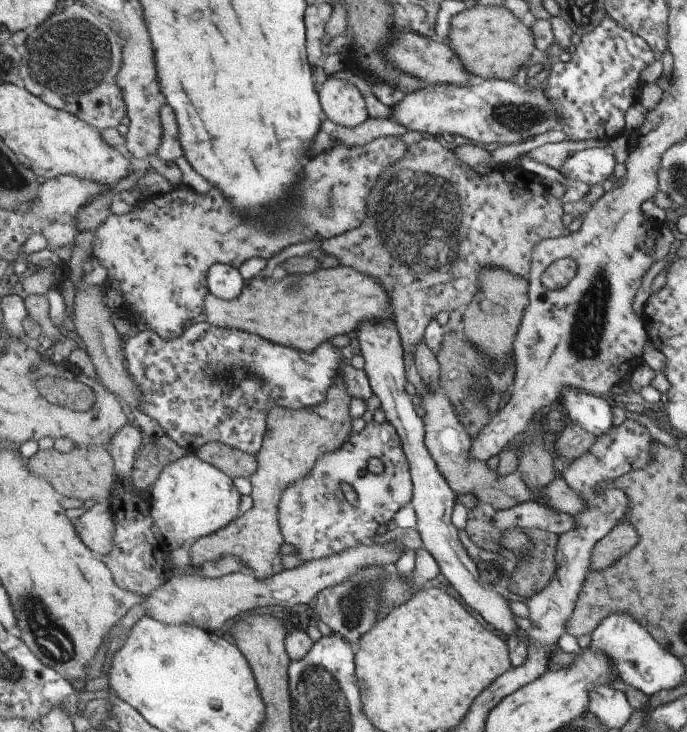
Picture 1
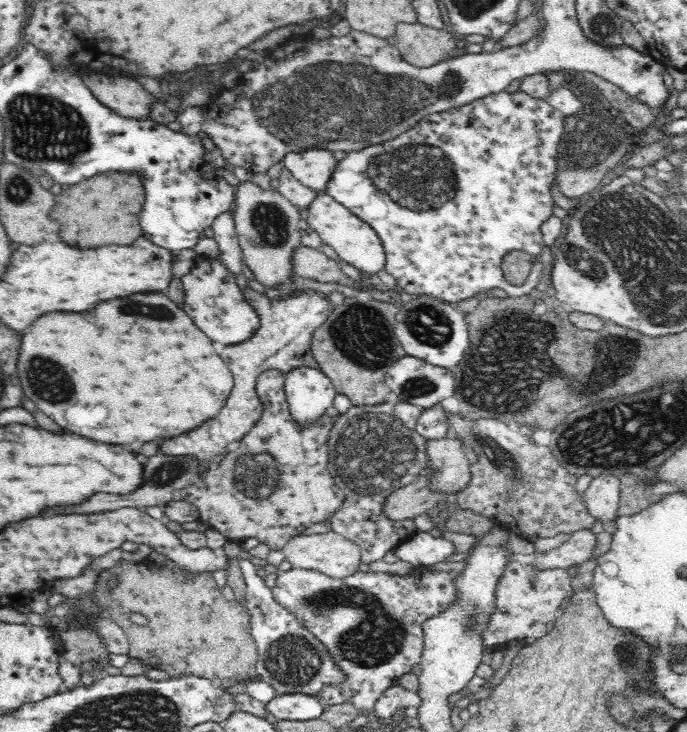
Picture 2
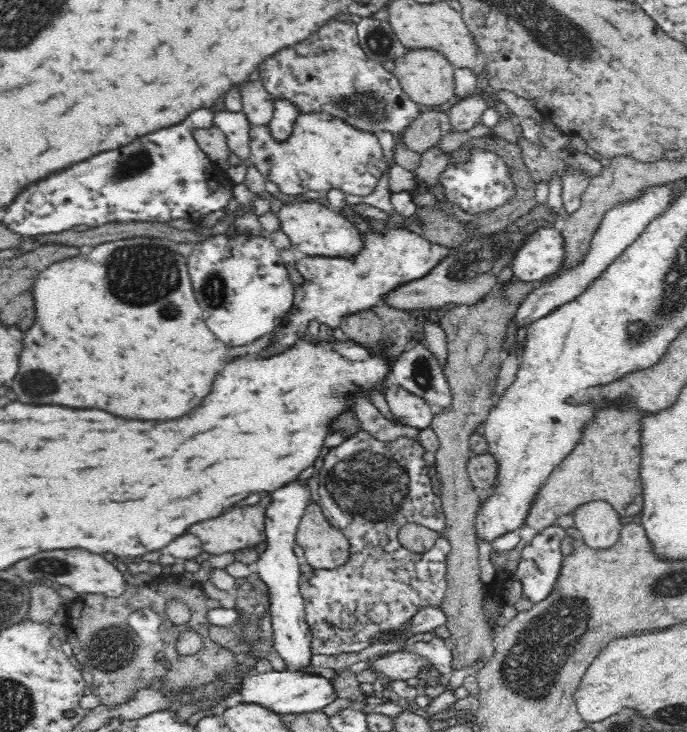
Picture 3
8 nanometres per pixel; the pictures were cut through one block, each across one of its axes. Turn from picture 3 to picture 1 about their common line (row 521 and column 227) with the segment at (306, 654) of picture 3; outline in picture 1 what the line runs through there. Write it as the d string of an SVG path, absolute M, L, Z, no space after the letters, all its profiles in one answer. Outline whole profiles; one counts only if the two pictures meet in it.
M215 263L208 274L210 292L223 300L235 300L241 296L247 280L233 265Z

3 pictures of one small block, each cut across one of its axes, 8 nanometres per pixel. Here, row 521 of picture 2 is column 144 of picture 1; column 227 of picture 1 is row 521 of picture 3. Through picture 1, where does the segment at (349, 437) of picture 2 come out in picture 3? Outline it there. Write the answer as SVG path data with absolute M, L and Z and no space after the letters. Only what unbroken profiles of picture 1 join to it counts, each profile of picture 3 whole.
M360 430L348 438L346 442L342 442L340 446L332 448L328 452L328 456L324 458L324 466L320 468L320 476L318 476L318 496L320 499L316 502L320 505L324 516L328 519L328 522L343 531L347 535L350 543L350 560L338 568L332 571L326 569L315 569L310 574L308 581L301 581L300 590L304 597L305 602L305 619L308 623L310 632L312 633L311 651L312 654L326 654L326 656L336 656L342 654L342 652L360 652L369 647L368 640L373 635L380 634L381 631L396 630L398 626L402 626L404 622L408 622L416 612L426 607L439 607L444 598L444 592L446 592L446 566L447 555L450 553L450 545L448 541L442 537L436 540L436 546L424 554L414 554L414 552L408 552L406 548L400 546L398 542L398 528L402 528L404 524L408 522L416 522L416 524L422 524L434 532L441 532L444 528L445 516L443 513L443 506L441 505L440 496L436 495L431 484L431 478L428 475L429 466L424 462L424 453L426 450L420 445L418 438L398 438L393 442L380 442L376 440L374 436L370 436L366 430Z

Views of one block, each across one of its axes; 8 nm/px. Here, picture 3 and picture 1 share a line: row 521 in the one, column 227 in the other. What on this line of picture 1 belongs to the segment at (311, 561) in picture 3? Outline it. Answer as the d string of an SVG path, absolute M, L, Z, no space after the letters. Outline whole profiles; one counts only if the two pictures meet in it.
M348 266L287 276L281 280L257 276L245 283L241 296L235 300L223 300L210 292L203 314L205 320L215 328L250 332L305 352L315 351L321 343L339 334L357 331L361 322L395 319L391 298L383 284L377 278Z

